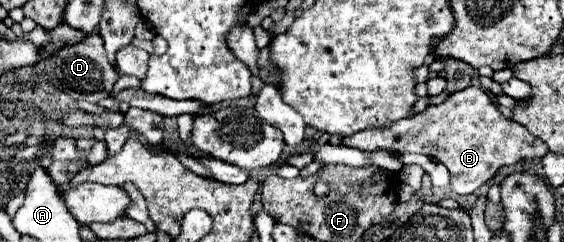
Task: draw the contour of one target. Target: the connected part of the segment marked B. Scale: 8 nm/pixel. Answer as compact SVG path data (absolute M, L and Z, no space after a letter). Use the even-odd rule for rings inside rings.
M476 86L454 92L446 102L428 106L424 112L414 114L392 128L368 128L368 132L356 132L342 140L344 146L358 150L388 150L398 154L424 154L432 160L442 162L452 176L452 190L458 194L476 194L478 188L502 168L512 166L520 160L534 160L548 154L546 144L532 136L518 122L504 118L490 96Z

